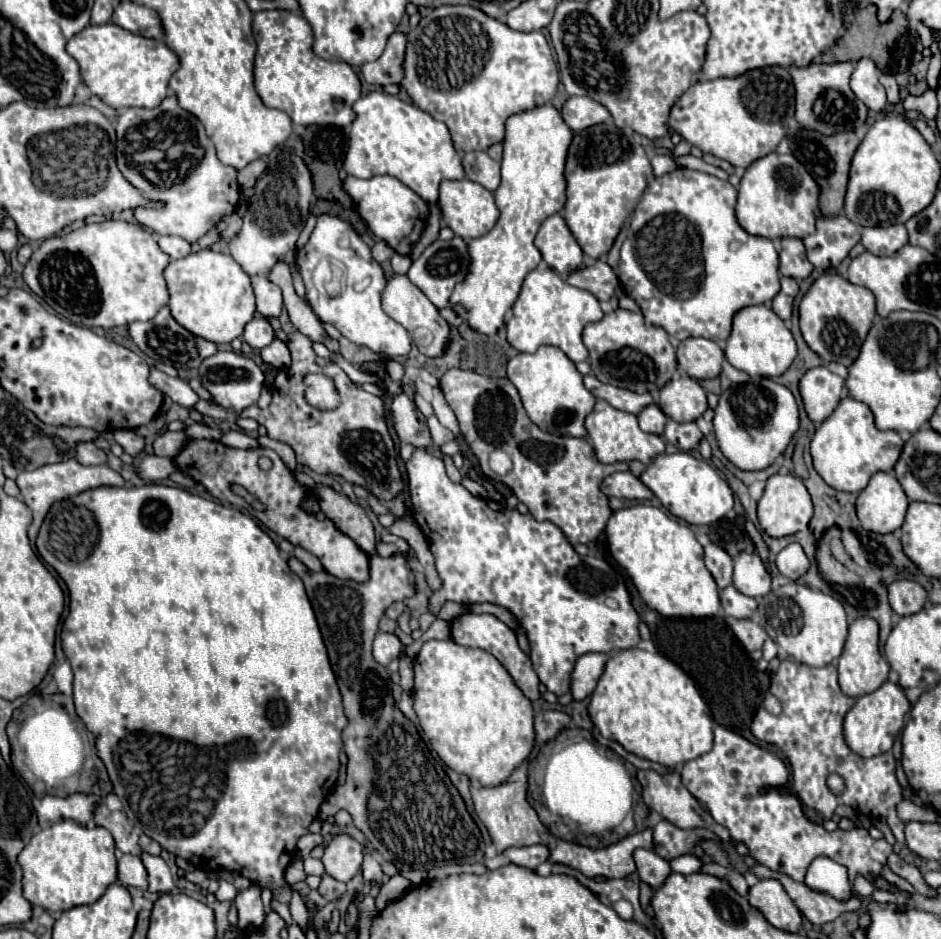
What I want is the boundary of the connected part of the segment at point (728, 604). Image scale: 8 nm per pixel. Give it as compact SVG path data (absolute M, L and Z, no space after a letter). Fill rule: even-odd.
M727 586L721 592L721 606L733 618L749 618L757 608L757 600L737 592L735 586Z

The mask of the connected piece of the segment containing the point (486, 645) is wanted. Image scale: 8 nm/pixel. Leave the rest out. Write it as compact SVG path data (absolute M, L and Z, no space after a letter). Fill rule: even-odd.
M461 614L459 618L455 618L451 622L451 638L457 644L469 646L469 648L481 648L481 650L491 652L507 668L507 672L515 678L515 684L523 690L523 694L529 700L537 700L541 696L541 692L539 692L539 678L537 678L537 674L535 674L535 670L531 666L531 660L517 646L515 632L511 628L507 628L495 616L489 616L489 614Z

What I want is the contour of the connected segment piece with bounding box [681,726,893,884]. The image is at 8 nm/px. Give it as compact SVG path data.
M717 726L713 734L715 742L711 752L685 762L681 772L683 784L699 806L729 830L735 842L743 842L749 848L759 864L787 874L797 882L803 882L809 864L819 856L827 856L845 866L851 884L855 884L857 876L873 880L881 874L887 856L893 852L887 840L871 838L865 828L853 828L849 832L837 828L827 832L821 824L805 816L797 796L781 792L789 784L789 772L779 756L723 726Z

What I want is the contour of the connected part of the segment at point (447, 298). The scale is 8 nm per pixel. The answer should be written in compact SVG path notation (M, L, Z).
M455 236L453 240L435 240L433 244L429 244L425 252L411 264L407 276L437 308L451 308L451 294L455 286L467 278L469 264L469 246L461 236Z

